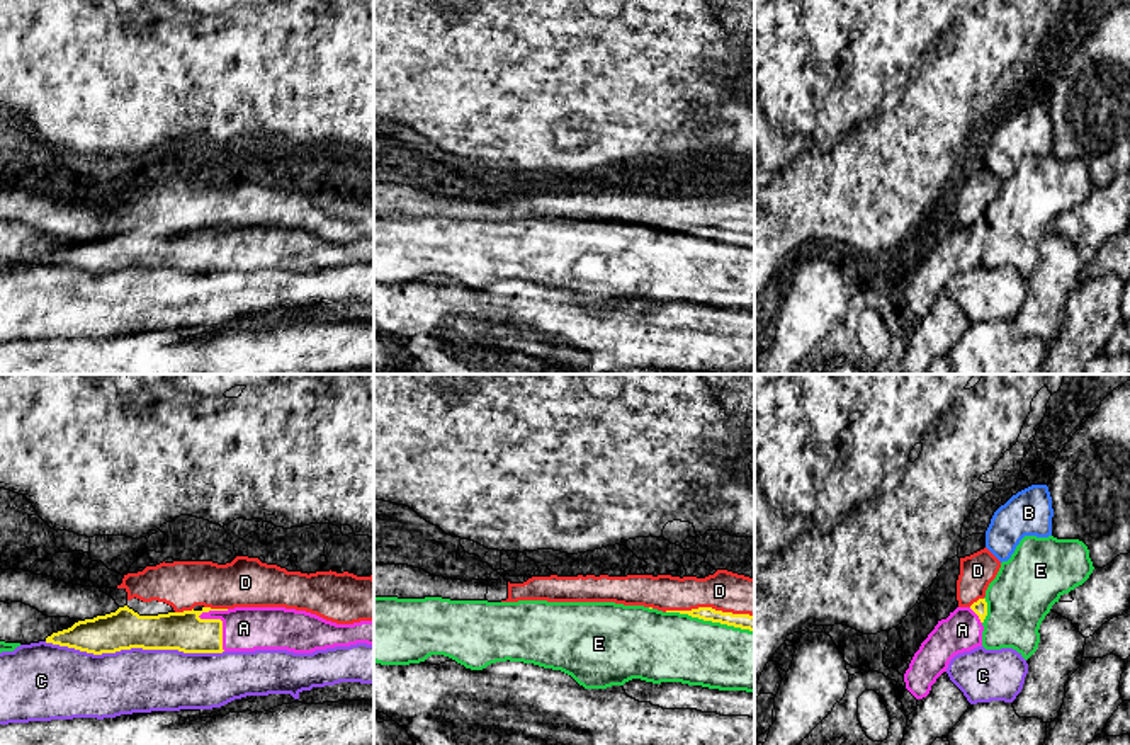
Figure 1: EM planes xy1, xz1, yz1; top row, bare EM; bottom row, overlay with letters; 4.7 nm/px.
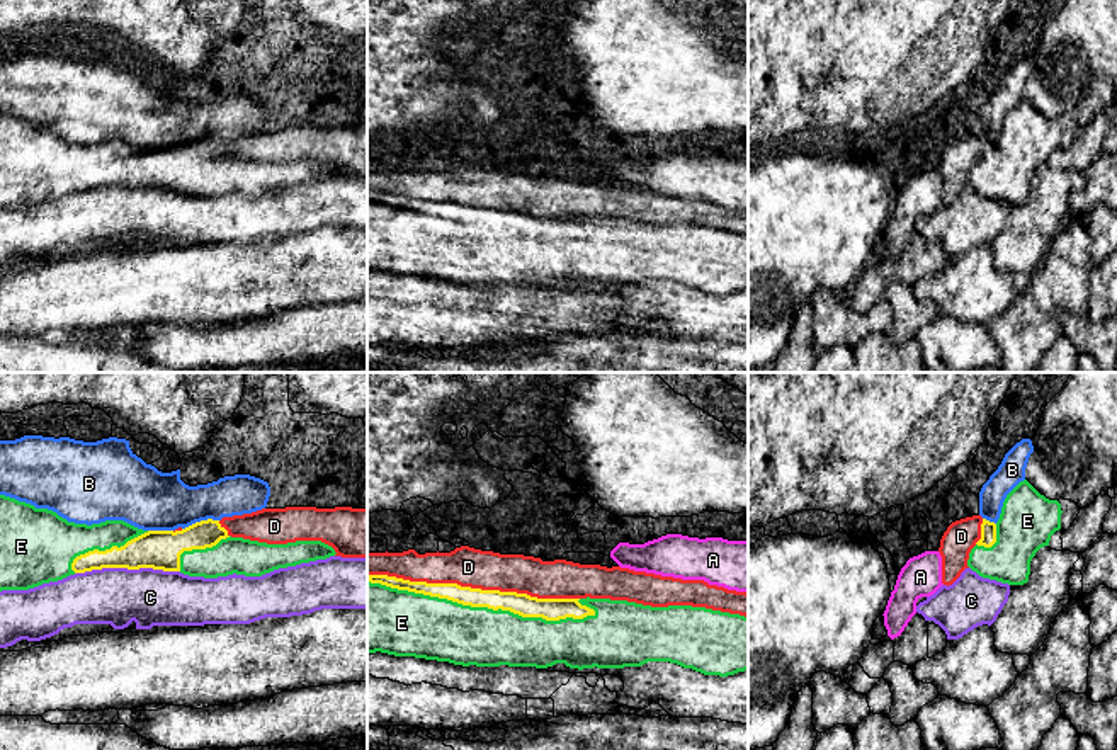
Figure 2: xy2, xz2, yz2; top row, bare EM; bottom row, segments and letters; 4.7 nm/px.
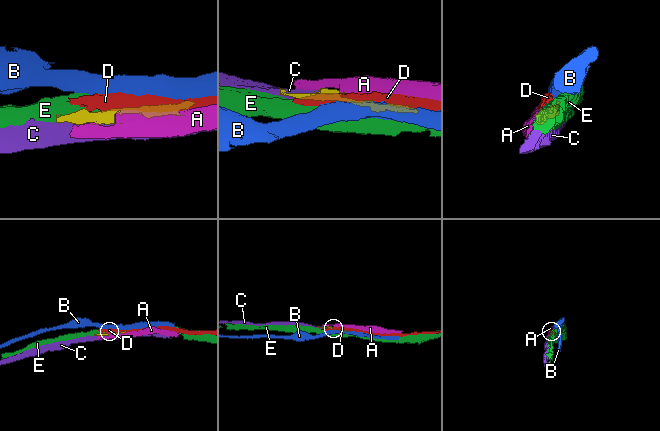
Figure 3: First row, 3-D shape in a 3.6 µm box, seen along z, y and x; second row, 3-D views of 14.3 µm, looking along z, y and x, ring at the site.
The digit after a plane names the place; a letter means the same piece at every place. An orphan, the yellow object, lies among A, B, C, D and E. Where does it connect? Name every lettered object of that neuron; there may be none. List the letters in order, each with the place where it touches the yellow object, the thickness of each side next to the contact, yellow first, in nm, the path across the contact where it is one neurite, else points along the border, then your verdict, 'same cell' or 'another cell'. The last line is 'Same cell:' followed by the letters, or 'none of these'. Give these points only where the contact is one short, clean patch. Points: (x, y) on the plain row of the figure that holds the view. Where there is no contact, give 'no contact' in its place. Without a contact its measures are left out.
A: meets yellow in xy1 at (221, 242); 190 nm thick on the yellow side, 200 nm on the other; same cell
B: meets yellow in xy2 at (201, 140); 190 nm thick on the yellow side, 280 nm on the other; border along xy2 (218, 138), (201, 138), (182, 148); another cell
C: meets yellow in xy1 at (135, 266); 190 nm thick on the yellow side, 300 nm on the other; another cell
D: meets yellow in xz2 at (473, 208); 110 nm thick on the yellow side, 190 nm on the other; another cell
E: meets yellow in xz2 at (481, 225); 110 nm thick on the yellow side, 300 nm on the other; another cell
Same cell: A

